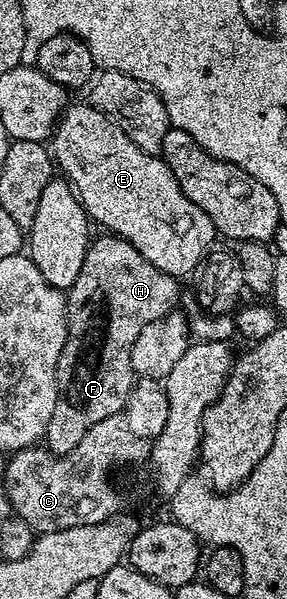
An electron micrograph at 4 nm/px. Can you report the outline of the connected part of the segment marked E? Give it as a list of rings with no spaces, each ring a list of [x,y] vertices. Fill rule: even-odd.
[[[87,103],[71,105],[63,111],[50,143],[60,174],[74,189],[74,195],[92,222],[97,221],[105,227],[104,230],[132,244],[154,268],[166,275],[182,277],[194,272],[196,265],[212,248],[217,232],[208,215],[185,197],[162,156],[141,151],[115,122]]]

